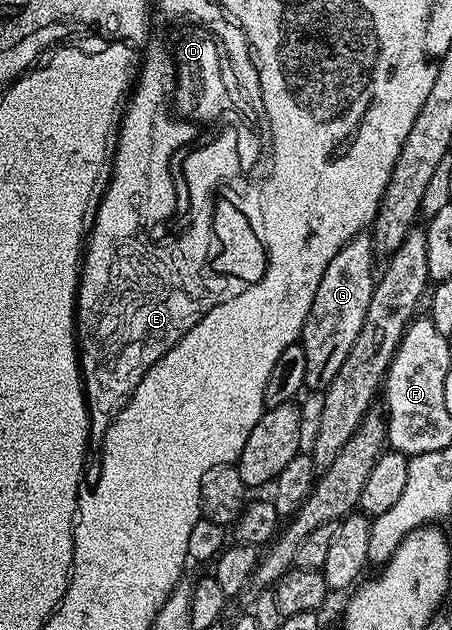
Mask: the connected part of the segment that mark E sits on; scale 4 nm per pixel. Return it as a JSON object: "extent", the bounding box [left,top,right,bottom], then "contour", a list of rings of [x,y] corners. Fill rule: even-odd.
{"extent":[75,91,241,455],"contour":[[[166,91],[161,93],[161,103],[155,108],[153,126],[141,126],[141,130],[149,134],[149,162],[141,162],[141,171],[129,170],[129,198],[125,198],[125,194],[117,194],[117,198],[113,198],[112,188],[106,185],[91,218],[75,307],[81,376],[85,387],[85,402],[89,406],[90,455],[102,453],[106,427],[126,409],[123,398],[132,395],[144,383],[145,373],[160,362],[164,354],[169,353],[169,349],[176,346],[177,341],[184,338],[185,333],[193,330],[201,320],[197,310],[189,310],[189,298],[185,298],[185,294],[205,294],[201,310],[208,314],[212,306],[218,305],[226,297],[225,289],[235,274],[233,269],[219,263],[237,264],[241,260],[240,247],[230,246],[226,241],[221,239],[220,242],[217,239],[213,231],[215,210],[212,206],[205,209],[203,216],[177,218],[173,226],[169,226],[169,221],[179,214],[179,207],[173,202],[173,182],[169,182],[169,174],[165,174],[165,158],[173,158],[173,154],[177,154],[177,146],[181,146],[181,142],[189,142],[189,134],[193,134],[189,122],[181,122],[181,118],[185,118],[185,114],[177,110],[177,102],[169,102]],[[157,270],[165,270],[165,274],[169,274],[169,282],[173,282],[181,294],[157,294]]]}

